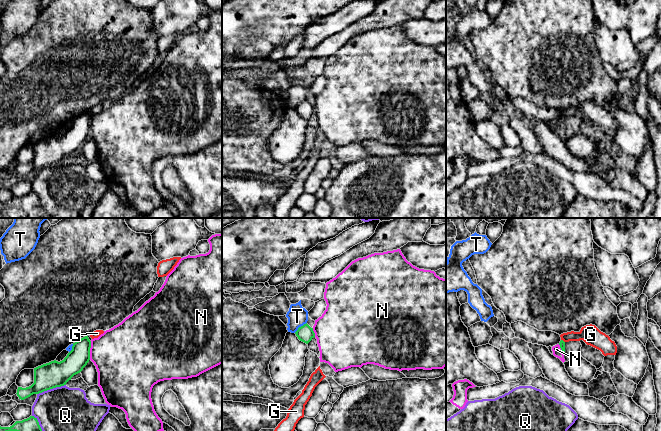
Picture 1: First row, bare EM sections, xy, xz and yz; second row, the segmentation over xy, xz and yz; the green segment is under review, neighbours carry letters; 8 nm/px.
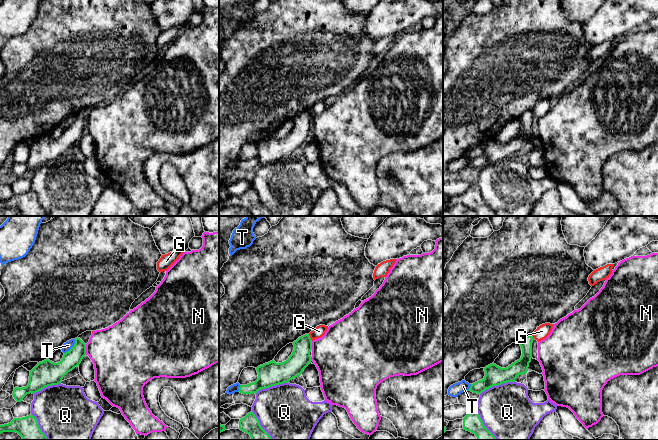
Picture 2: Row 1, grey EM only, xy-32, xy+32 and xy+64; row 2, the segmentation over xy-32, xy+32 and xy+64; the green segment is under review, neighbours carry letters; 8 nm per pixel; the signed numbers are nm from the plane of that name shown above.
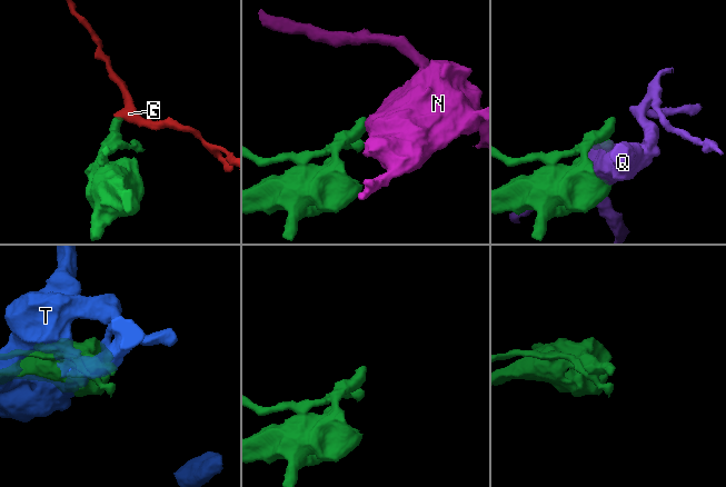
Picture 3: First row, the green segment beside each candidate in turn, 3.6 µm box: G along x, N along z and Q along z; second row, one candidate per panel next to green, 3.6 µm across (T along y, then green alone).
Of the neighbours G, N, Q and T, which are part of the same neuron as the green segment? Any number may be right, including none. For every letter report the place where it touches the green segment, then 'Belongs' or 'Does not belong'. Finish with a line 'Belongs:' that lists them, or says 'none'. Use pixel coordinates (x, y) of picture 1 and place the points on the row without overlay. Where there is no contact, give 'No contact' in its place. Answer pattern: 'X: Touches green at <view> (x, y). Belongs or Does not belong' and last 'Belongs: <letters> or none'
G: Touches green at yz (563, 117). Does not belong
N: Touches green at xy (89, 126). Does not belong
Q: Touches green at xy (51, 164). Does not belong
T: Touches green at xz (301, 102). Does not belong
Belongs: none

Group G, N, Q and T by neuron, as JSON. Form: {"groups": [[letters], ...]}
{"groups": [["G"], ["N"], ["Q"], ["T"]]}

